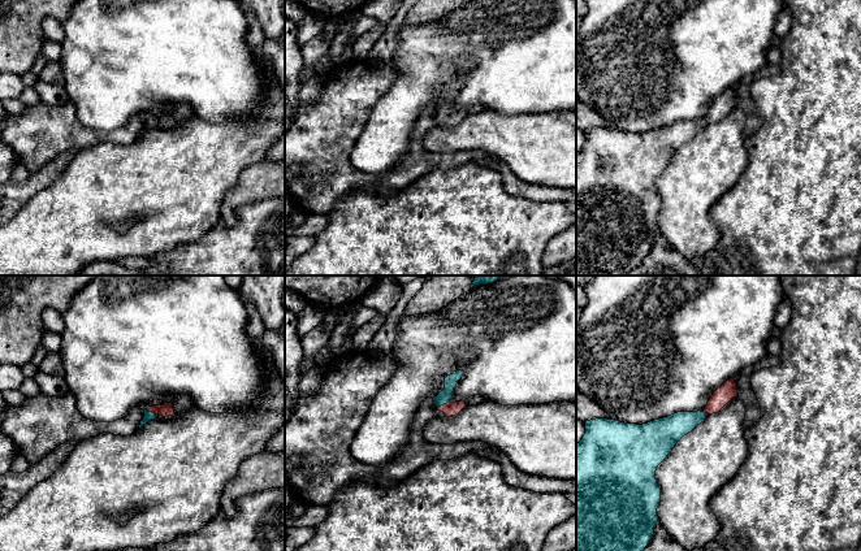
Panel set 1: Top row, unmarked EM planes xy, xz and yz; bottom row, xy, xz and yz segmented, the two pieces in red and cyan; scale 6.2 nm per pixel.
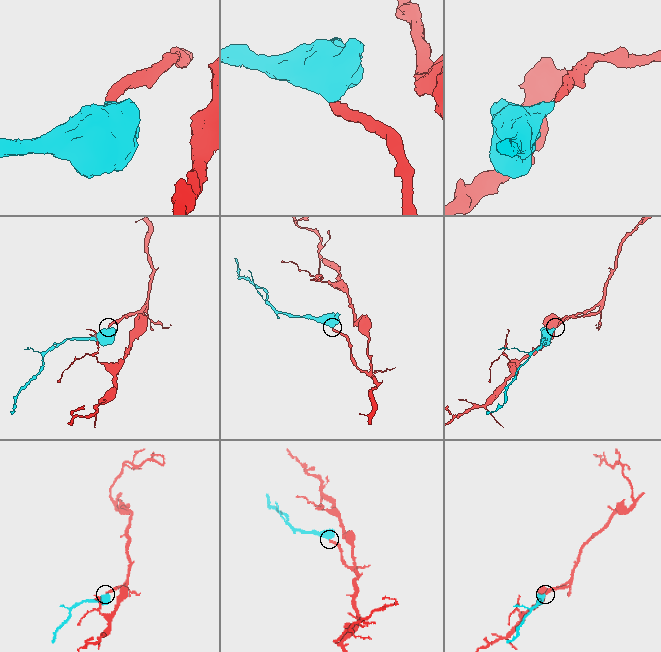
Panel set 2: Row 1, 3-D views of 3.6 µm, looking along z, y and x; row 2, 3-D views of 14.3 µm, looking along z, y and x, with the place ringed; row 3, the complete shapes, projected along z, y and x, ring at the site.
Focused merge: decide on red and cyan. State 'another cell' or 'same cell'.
same cell

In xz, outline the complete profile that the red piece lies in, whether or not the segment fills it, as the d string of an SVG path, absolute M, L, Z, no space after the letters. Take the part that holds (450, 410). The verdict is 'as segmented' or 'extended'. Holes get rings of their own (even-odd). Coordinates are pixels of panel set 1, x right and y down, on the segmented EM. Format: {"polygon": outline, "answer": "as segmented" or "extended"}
{"polygon": "M457 370L445 378L445 389L433 398L433 402L438 411L444 412L446 417L458 415L464 407L464 402L451 403L454 387L458 381L463 377L463 370Z", "answer": "extended"}

